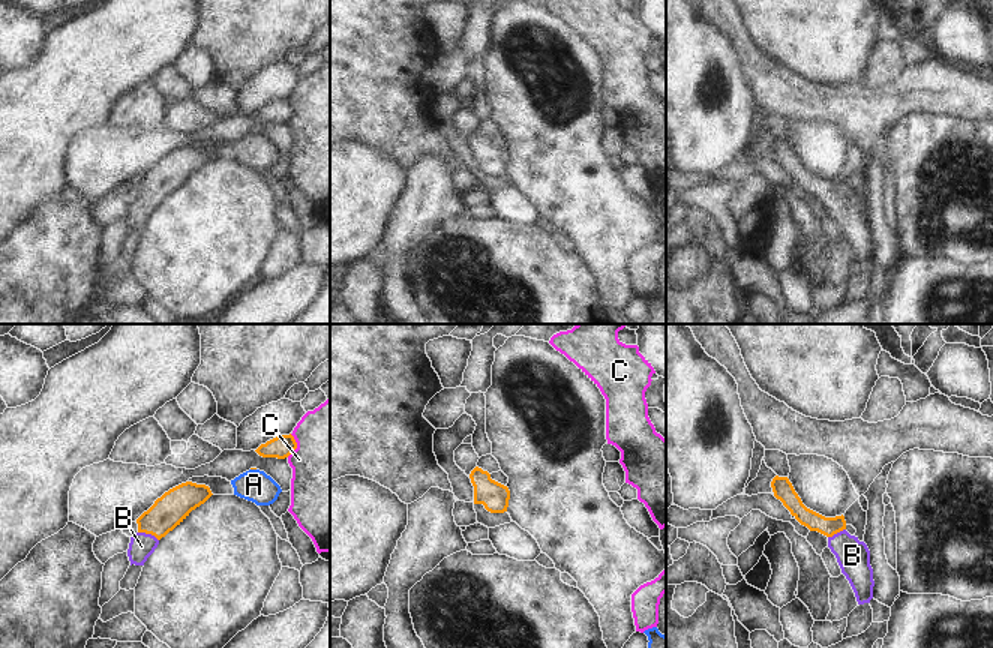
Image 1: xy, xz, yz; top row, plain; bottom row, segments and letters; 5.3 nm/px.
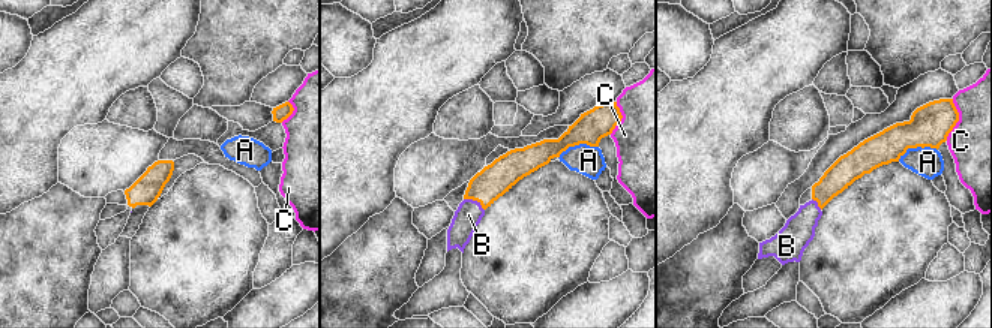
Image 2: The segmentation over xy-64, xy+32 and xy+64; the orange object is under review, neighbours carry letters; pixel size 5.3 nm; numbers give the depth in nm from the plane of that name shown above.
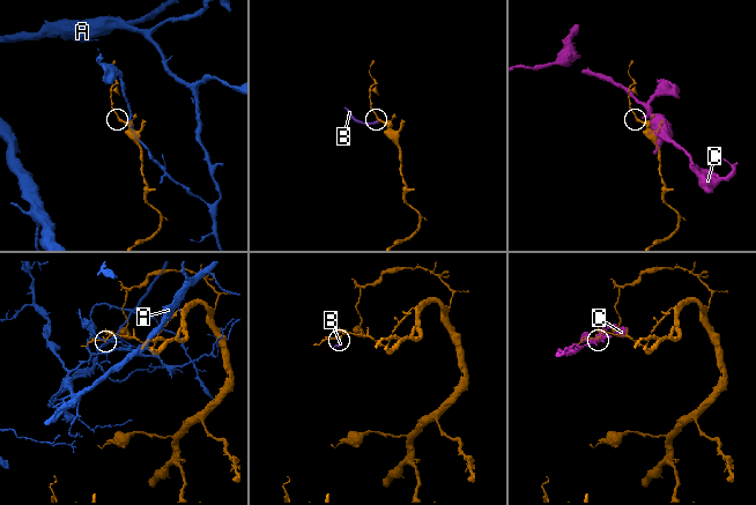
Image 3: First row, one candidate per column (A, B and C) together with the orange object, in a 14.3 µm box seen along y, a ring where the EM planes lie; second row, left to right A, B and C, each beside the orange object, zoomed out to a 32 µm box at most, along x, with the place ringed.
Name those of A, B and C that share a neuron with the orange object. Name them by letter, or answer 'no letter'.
B

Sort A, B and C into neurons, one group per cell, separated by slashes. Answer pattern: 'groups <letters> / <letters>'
groups A / B / C

